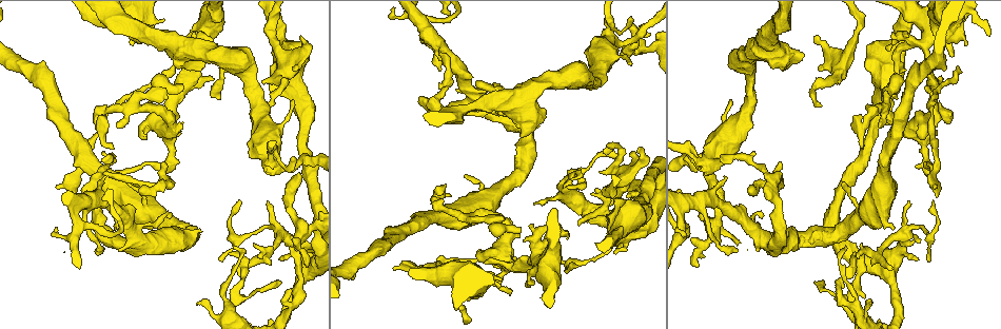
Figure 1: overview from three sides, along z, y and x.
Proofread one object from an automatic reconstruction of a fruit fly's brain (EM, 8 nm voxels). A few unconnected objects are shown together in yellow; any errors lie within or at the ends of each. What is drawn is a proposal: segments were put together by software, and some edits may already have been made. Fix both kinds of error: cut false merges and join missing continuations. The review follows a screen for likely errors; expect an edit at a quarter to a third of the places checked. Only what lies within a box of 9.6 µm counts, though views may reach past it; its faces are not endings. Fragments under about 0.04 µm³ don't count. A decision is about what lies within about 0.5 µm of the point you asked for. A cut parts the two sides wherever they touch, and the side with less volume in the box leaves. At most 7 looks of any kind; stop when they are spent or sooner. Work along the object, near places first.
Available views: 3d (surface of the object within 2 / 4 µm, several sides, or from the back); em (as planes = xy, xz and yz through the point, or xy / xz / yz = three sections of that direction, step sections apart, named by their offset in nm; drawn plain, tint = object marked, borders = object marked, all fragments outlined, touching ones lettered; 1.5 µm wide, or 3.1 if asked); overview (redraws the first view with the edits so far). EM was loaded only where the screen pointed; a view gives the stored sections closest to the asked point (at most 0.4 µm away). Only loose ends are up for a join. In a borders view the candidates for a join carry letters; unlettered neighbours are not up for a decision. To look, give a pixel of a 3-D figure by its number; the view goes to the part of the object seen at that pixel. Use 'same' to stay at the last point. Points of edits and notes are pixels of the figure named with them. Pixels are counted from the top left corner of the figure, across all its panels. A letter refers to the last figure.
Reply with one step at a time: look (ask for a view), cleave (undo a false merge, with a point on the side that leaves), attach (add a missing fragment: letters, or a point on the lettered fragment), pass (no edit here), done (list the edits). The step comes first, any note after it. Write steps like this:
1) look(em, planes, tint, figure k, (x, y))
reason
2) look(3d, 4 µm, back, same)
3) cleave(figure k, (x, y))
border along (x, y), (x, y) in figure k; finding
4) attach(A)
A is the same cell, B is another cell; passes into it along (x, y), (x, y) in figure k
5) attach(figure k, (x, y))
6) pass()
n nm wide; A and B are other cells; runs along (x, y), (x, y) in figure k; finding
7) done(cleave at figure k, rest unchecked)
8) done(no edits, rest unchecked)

look(3d, 2 µm, figure 1, (484, 262))
branch stops here

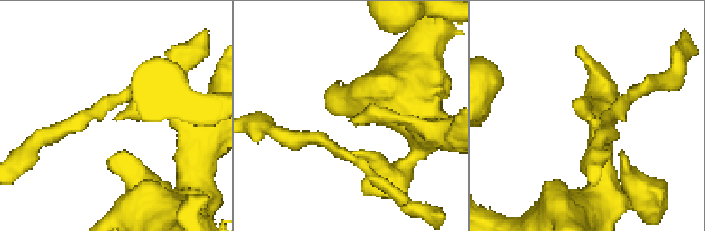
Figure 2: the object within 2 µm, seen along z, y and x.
look(em, xy, step 4, tint, figure 2, (587, 119))

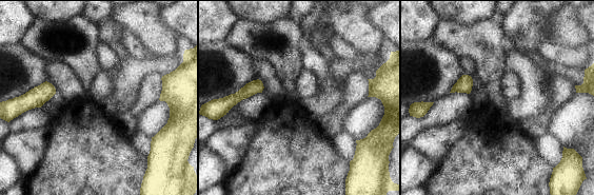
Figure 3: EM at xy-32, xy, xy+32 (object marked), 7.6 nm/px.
look(em, planes, borders, same)
another direction

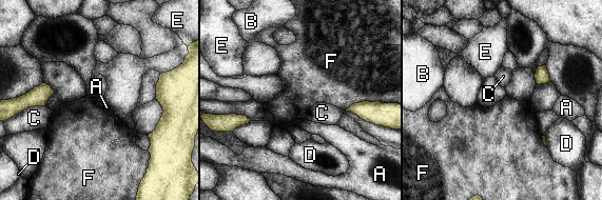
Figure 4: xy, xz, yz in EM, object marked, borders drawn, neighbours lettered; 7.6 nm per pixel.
pass()
A, B, C, D, E and F are other cells; border along (373, 101), (354, 102), (345, 110) in figure 4; no lettered fragment goes on from it

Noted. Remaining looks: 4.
look(3d, 2 µm, figure 1, (908, 201))
tapers out

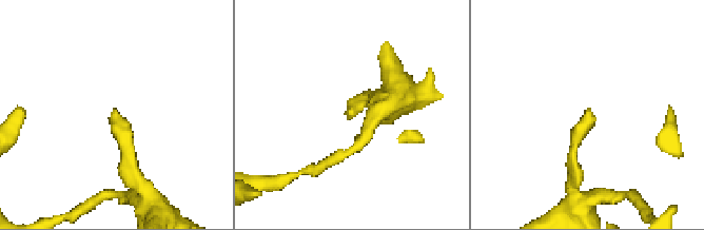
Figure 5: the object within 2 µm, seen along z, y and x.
look(em, yz, step 8, tint, figure 5, (115, 108))
now the EM

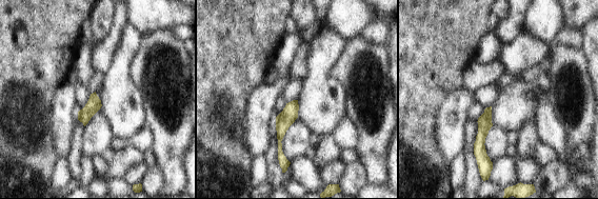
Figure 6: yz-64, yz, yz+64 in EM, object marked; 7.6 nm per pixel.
look(em, planes, borders, same)

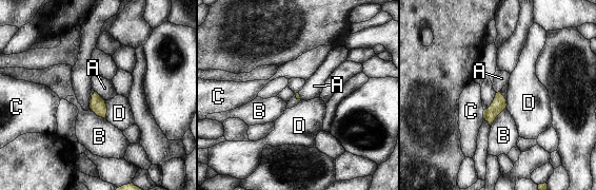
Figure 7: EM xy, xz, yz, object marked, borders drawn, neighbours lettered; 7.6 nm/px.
pass()
A, B, C and D are other cells; border along (95, 91), (104, 100) in figure 7; none of them fits

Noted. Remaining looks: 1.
look(em, planes, borders, figure 1, (839, 83))
an open end

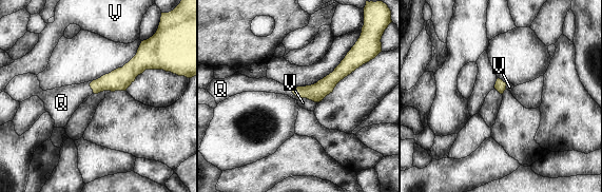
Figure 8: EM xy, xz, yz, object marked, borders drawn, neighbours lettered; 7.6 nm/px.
attach(Q)
Q is the same cell, V is another cell; passes into it along (119, 79), (91, 88), (62, 102) in figure 8; it goes on there

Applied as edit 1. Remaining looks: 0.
done(attach at figure 8, rest unchecked)

